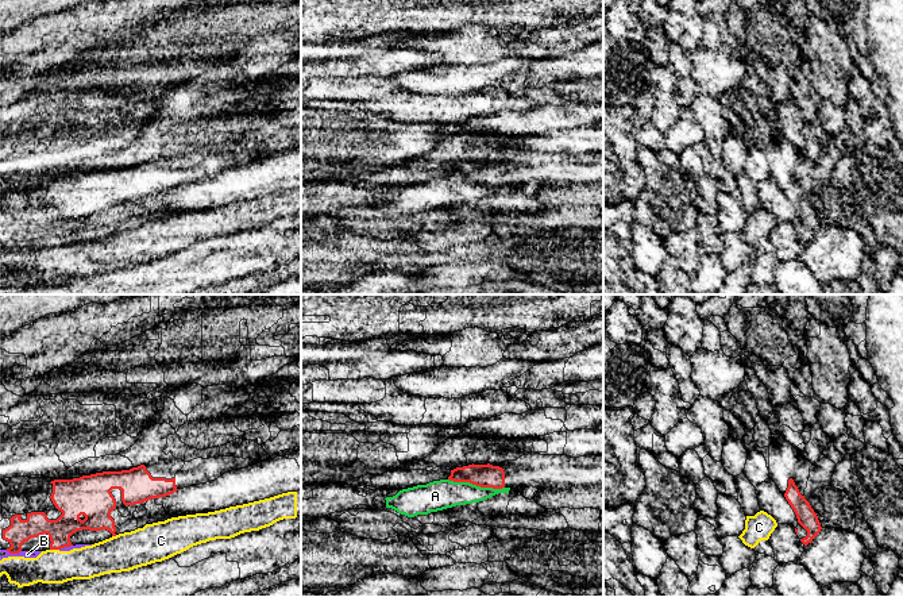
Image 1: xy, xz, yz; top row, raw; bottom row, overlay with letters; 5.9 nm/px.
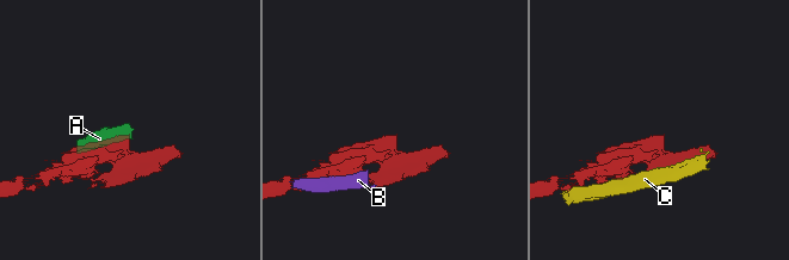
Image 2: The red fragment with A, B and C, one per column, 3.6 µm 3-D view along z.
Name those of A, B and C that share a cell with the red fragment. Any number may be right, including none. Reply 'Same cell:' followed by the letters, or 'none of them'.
Same cell: none of them

